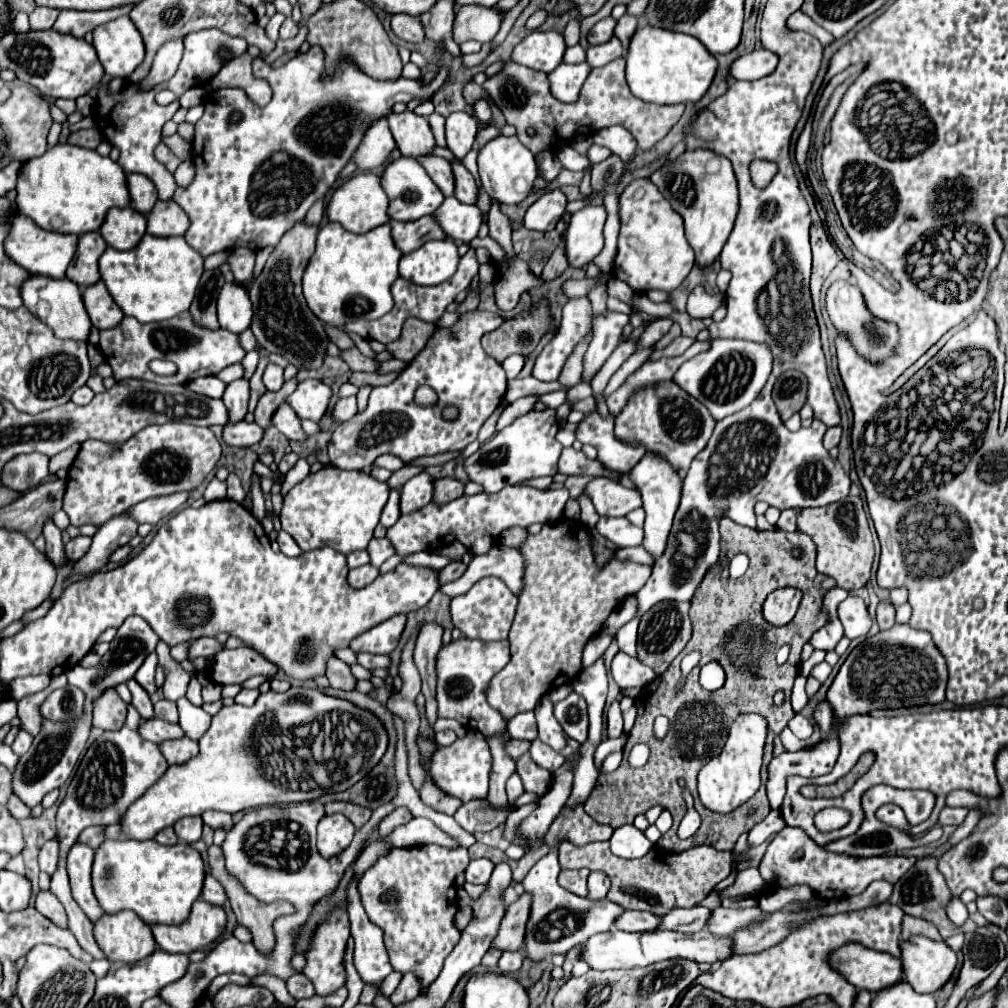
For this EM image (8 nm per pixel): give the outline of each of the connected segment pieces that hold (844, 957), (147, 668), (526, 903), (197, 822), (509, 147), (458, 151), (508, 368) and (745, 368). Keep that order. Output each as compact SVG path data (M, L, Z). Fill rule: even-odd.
M859 944L841 946L831 954L831 964L859 990L881 992L903 980L901 958Z
M149 654L147 660L143 662L143 666L139 668L139 672L135 674L135 680L147 690L147 694L155 694L157 692L155 666L157 666L157 654Z
M523 894L515 904L511 904L499 924L499 932L491 944L491 948L495 950L509 950L515 952L523 946L523 936L525 936L525 924L529 918L529 908L531 908L531 900L529 894Z
M201 816L183 818L183 820L177 820L173 828L175 828L175 834L177 834L179 842L183 842L183 844L193 844L193 842L201 840L203 820L201 820Z
M497 136L487 142L477 158L479 178L483 182L485 192L501 202L501 204L517 204L529 196L533 190L533 182L537 178L537 166L533 154L517 140L517 136Z
M453 112L447 118L447 146L459 160L473 148L477 130L477 120L467 112Z
M513 354L503 362L503 370L507 372L507 380L513 380L513 378L519 376L519 372L523 368L523 362L525 362L525 358L519 356L519 354Z
M713 340L711 348L687 360L673 376L675 384L683 386L687 394L703 402L715 420L739 412L749 406L763 390L773 366L773 356L767 344L749 340Z

